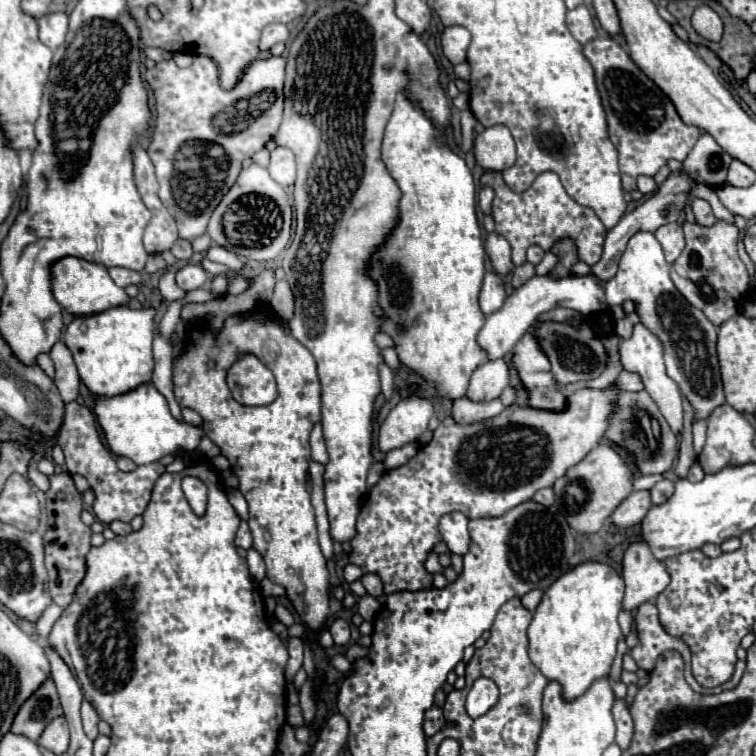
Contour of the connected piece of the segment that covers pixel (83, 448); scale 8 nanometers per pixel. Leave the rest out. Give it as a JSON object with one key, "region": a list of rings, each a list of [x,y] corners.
{"region":[[[78,402],[66,404],[64,422],[58,432],[58,446],[64,450],[68,472],[82,474],[90,482],[90,486],[96,494],[94,516],[100,522],[104,522],[104,524],[110,524],[114,520],[130,522],[134,516],[144,514],[144,510],[150,502],[152,486],[160,478],[160,474],[164,474],[164,466],[160,462],[138,466],[134,472],[122,472],[116,466],[116,458],[110,454],[108,448],[104,448],[104,444],[100,440],[94,414],[86,406],[80,406]]]}

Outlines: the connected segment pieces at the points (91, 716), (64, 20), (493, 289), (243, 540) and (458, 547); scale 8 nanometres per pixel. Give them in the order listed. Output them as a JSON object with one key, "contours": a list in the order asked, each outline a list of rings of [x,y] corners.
{"contours":[[[[84,700],[84,704],[82,704],[82,722],[84,722],[84,732],[90,740],[94,740],[98,736],[98,728],[96,728],[98,720],[100,720],[100,716],[92,708],[92,704]]],[[[64,12],[46,14],[46,16],[38,18],[38,28],[40,28],[40,40],[48,48],[56,50],[66,40],[66,34],[68,34],[68,14],[64,14]]],[[[486,272],[484,284],[480,290],[480,310],[488,316],[498,308],[502,308],[504,300],[506,300],[506,290],[504,290],[502,278],[496,272]]],[[[242,522],[238,532],[236,532],[236,546],[244,548],[244,550],[252,548],[252,534],[250,534],[250,528],[248,528],[246,522]]],[[[450,512],[440,518],[440,534],[448,544],[450,552],[462,554],[462,556],[468,552],[470,536],[466,526],[468,526],[468,518],[462,512]]]]}

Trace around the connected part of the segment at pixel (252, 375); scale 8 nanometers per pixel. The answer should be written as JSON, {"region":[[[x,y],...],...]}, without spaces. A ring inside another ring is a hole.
{"region":[[[242,354],[226,376],[228,388],[236,402],[244,406],[264,406],[276,398],[274,374],[254,354]]]}

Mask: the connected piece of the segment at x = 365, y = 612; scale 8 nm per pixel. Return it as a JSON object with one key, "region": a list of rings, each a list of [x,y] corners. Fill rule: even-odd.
{"region":[[[362,596],[360,598],[360,602],[358,602],[358,614],[366,620],[366,622],[372,622],[374,620],[374,616],[376,616],[376,612],[378,612],[378,608],[380,608],[380,602],[376,600],[376,598],[372,598],[372,596]]]}

